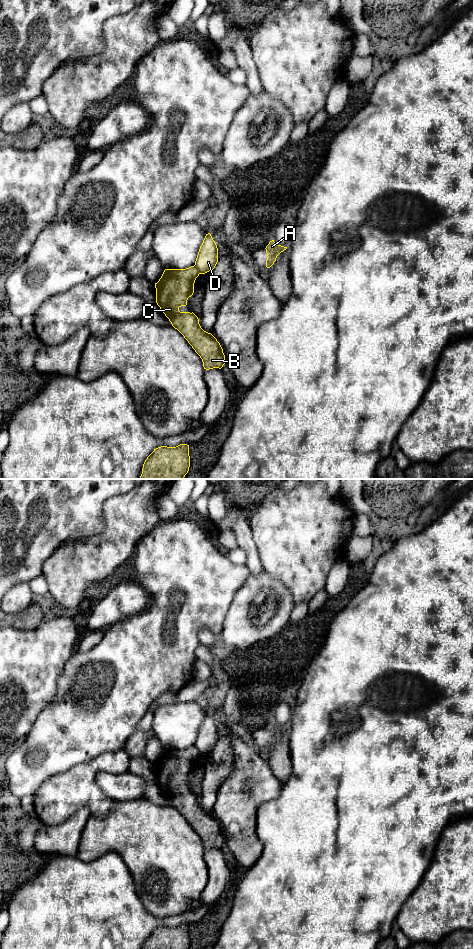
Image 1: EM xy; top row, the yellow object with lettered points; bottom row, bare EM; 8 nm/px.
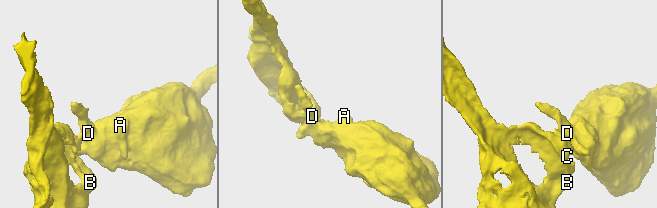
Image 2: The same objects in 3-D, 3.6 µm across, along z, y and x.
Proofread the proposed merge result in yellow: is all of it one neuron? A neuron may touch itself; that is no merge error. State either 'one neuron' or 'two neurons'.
two neurons

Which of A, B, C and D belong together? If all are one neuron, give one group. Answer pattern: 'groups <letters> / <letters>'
groups A D / B C

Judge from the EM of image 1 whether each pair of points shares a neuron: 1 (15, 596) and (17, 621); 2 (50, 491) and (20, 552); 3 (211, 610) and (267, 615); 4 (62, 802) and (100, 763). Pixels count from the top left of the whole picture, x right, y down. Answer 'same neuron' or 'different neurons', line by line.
1: different neurons
2: same neuron
3: different neurons
4: same neuron

